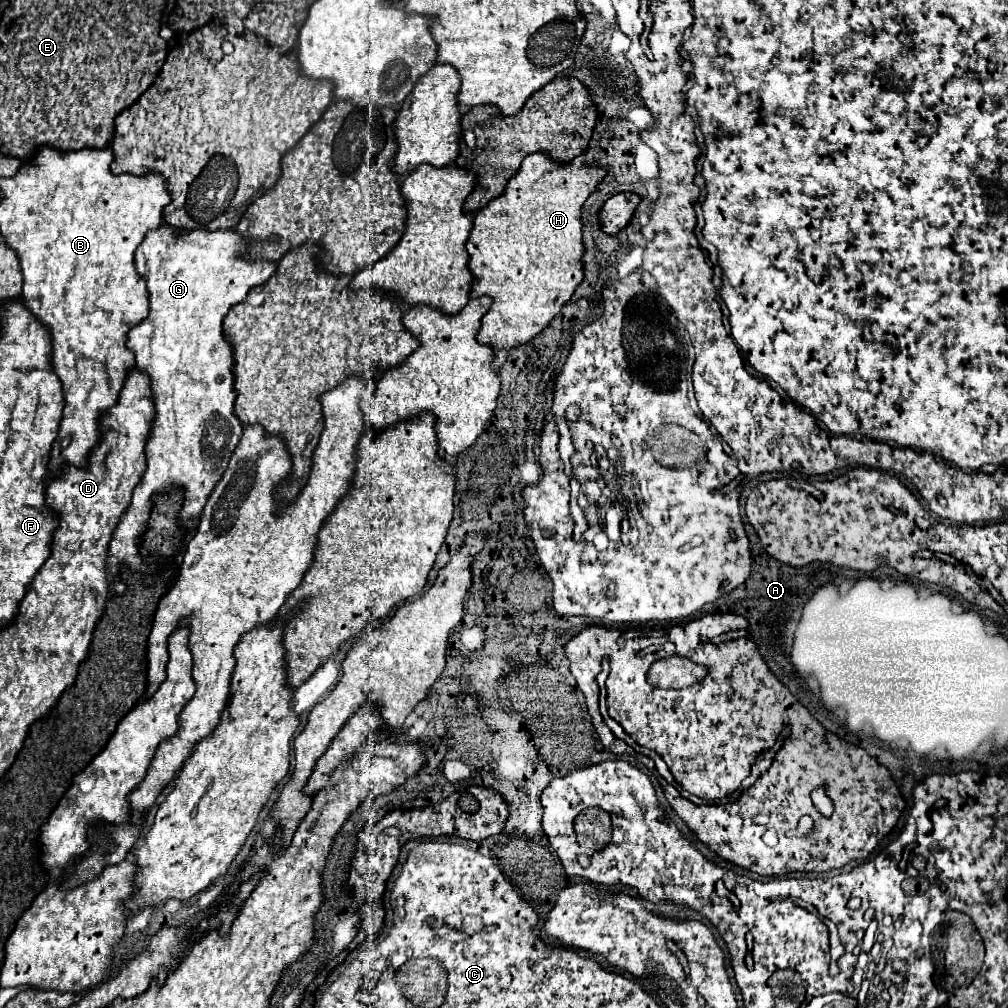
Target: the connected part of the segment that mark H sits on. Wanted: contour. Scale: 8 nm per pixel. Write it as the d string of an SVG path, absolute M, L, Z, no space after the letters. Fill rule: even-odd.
M538 151L528 155L518 173L508 181L504 193L488 203L474 217L474 229L466 243L470 253L470 271L474 271L474 283L470 297L492 297L492 311L482 317L478 331L478 343L492 345L494 353L502 349L510 351L532 337L536 337L550 319L570 301L572 293L584 279L584 243L582 243L582 205L596 191L598 183L606 177L602 167L574 167L572 163L556 165L548 153Z

